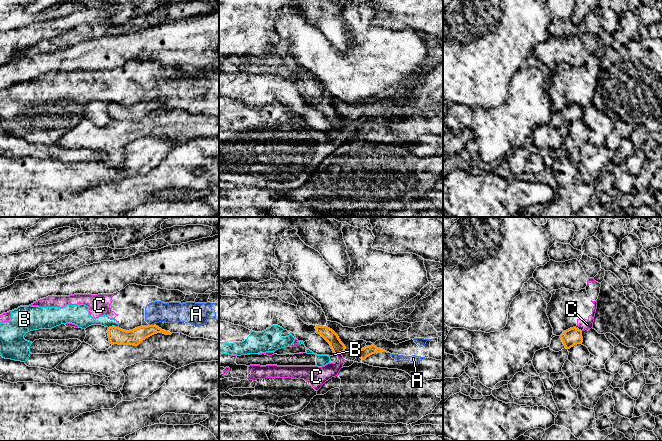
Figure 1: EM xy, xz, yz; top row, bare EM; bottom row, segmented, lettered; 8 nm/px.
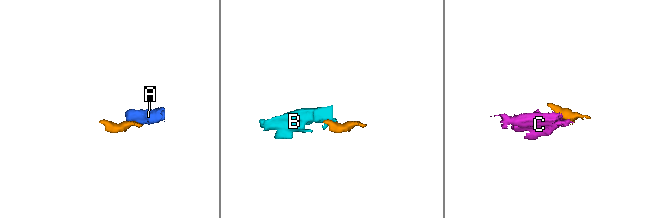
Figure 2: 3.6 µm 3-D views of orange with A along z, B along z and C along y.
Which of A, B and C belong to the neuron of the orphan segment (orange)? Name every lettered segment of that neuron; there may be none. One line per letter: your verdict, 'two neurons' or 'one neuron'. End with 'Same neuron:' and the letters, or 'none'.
A: two neurons
B: two neurons
C: two neurons
Same neuron: none

